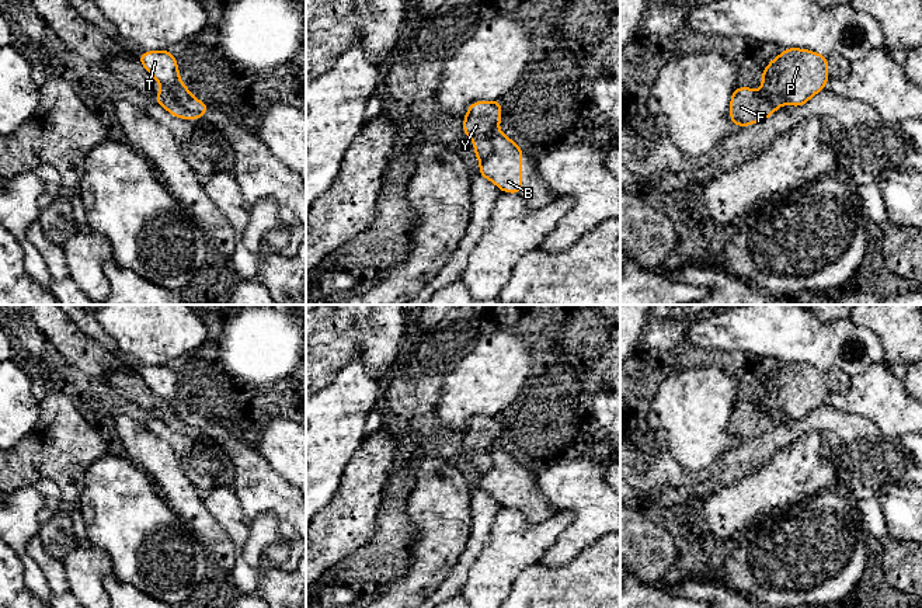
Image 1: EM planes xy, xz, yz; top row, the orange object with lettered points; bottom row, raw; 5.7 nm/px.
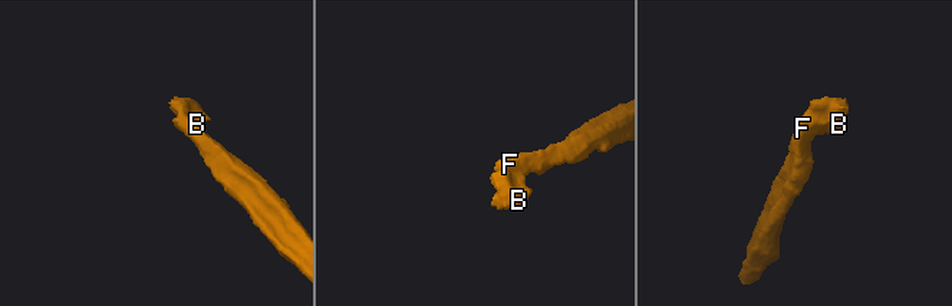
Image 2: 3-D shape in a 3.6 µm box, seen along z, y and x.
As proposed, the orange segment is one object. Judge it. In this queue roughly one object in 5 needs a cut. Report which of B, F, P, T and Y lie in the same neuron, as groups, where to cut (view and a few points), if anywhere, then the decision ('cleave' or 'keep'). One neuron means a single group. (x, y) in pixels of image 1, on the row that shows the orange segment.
B P T / F Y | xy (162, 86), (171, 90), (195, 117) | cleave

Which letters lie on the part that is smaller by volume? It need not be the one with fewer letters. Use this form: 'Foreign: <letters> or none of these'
Foreign: B, P, T

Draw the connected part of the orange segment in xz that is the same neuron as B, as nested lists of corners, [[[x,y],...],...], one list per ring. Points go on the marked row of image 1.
[[[497,131],[493,135],[493,153],[479,167],[480,176],[493,181],[502,192],[522,191],[522,147]]]

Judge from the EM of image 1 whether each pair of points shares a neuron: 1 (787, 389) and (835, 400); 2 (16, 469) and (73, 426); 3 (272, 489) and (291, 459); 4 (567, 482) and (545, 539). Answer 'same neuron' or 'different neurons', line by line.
1: different neurons
2: same neuron
3: different neurons
4: different neurons

